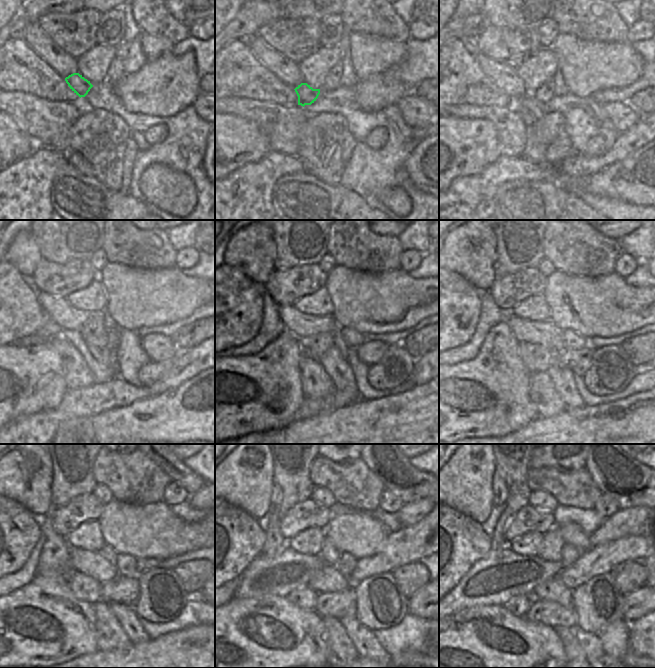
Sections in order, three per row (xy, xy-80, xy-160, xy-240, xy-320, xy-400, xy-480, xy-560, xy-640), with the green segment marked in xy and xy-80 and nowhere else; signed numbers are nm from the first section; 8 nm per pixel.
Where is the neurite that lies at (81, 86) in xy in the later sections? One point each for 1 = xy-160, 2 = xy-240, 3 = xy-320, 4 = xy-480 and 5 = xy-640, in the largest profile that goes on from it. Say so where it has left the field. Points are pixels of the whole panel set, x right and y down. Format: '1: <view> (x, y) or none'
1: xy-160 (535, 108)
2: xy-240 (99, 348)
3: xy-320 (335, 365)
4: xy-480 (126, 616)
5: xy-640 (590, 642)

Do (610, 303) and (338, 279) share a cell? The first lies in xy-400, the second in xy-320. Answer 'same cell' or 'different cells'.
same cell

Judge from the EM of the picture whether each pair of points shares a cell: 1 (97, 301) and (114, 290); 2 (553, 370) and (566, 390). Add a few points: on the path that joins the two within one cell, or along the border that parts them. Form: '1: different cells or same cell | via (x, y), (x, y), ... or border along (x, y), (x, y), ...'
1: different cells | border along (98, 276), (105, 290), (107, 300), (104, 310)
2: same cell | via (558, 375), (566, 385)

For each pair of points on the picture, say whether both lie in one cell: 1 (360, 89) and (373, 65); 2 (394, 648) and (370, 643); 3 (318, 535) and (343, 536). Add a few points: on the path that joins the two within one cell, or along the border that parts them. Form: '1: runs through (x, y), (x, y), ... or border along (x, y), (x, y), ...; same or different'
1: border along (387, 68), (358, 81); different
2: border along (373, 631), (379, 643), (390, 654); different
3: border along (323, 529), (326, 536); different

